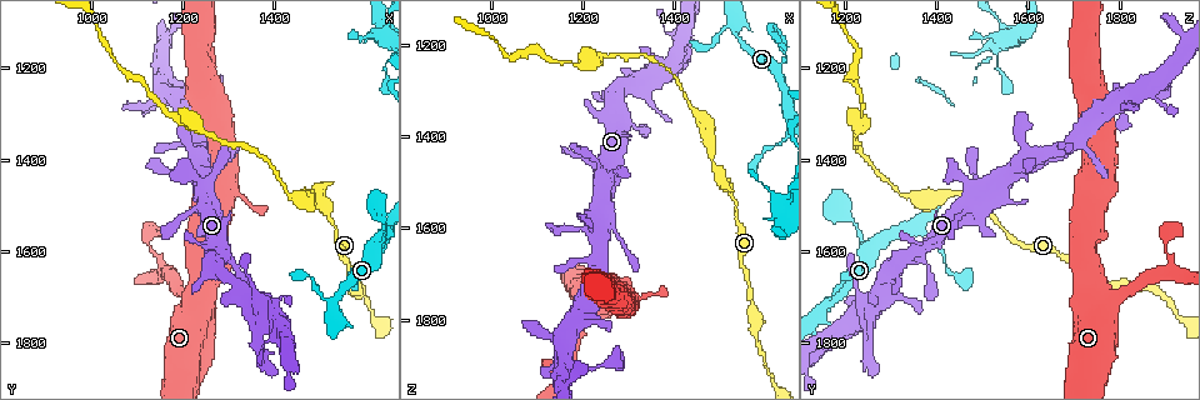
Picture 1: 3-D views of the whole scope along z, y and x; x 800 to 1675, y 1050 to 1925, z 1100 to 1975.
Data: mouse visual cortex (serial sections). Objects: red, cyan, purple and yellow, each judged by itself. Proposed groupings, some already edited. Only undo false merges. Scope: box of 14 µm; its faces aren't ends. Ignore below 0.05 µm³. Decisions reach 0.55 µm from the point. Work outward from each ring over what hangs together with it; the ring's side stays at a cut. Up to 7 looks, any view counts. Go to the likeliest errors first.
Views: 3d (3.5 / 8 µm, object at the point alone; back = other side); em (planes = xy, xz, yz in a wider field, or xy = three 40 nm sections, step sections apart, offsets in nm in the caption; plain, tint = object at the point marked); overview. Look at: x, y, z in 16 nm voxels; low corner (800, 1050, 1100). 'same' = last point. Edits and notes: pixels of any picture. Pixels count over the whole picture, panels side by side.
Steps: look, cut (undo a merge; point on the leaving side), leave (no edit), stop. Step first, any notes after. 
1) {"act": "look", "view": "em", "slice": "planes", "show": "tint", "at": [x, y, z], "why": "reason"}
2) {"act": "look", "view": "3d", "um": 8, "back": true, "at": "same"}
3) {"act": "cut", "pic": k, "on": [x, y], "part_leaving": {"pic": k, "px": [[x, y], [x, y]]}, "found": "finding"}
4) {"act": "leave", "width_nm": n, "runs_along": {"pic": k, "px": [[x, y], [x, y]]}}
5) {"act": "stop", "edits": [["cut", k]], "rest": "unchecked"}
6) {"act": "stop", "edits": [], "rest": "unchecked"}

{"act": "look", "view": "3d", "um": 3.5, "back": true, "at": [1525, 1715, 1165], "why": "three-way junction"}

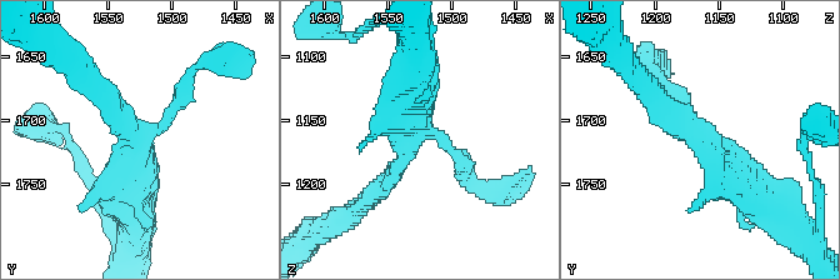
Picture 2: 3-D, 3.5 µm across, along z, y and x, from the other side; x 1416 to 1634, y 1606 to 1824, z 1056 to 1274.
{"act": "look", "view": "em", "slice": "planes", "show": "tint", "at": [1530, 1710, 1164]}

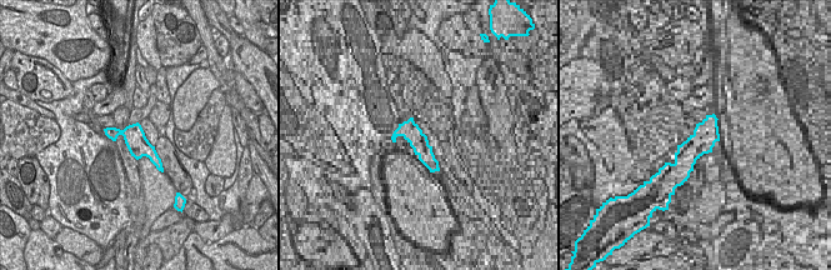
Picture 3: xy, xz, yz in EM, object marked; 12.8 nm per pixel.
{"act": "leave", "found": "one cell here"}

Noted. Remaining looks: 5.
{"act": "look", "view": "3d", "um": 3.5, "at": [1620, 1515, 1180]}

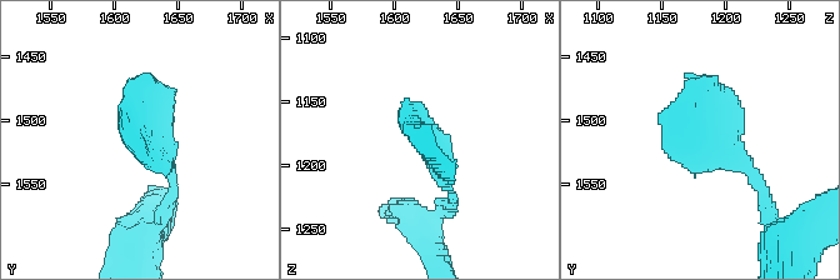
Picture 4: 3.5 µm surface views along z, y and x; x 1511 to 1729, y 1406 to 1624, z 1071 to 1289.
{"act": "look", "view": "em", "slice": "xy", "step": 2, "show": "tint", "at": [1626, 1512, 1182], "why": "need the tissue"}

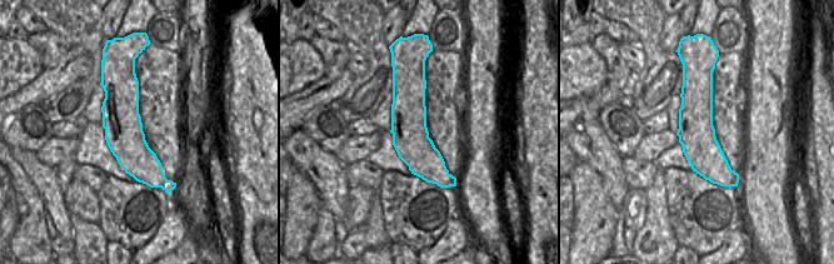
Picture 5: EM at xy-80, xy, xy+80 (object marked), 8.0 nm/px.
{"act": "leave", "width_nm": 300, "runs_along": {"pic": 4, "px": [[759, 184], [704, 134], [685, 76]]}, "found": "one cell here"}

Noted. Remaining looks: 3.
{"act": "look", "view": "3d", "um": 8, "back": true, "at": [1375, 1745, 1255]}

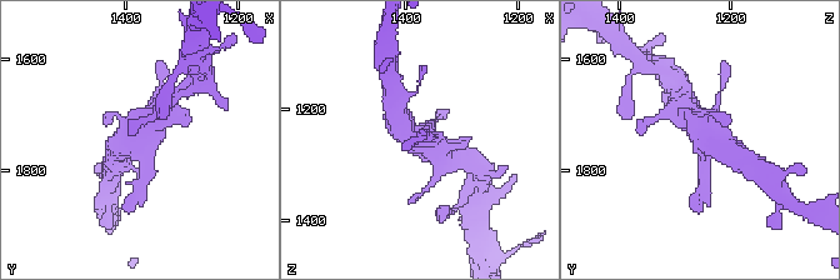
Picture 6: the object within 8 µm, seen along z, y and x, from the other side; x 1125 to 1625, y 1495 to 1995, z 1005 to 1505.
{"act": "look", "view": "3d", "um": 3.5, "at": [1370, 1740, 1255]}

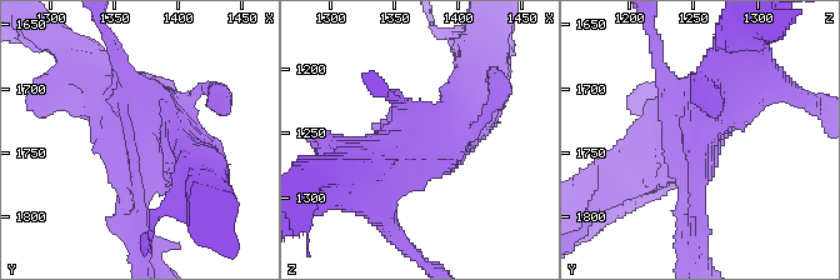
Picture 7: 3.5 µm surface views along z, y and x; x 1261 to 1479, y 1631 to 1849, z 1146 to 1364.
{"act": "look", "view": "em", "slice": "xy", "step": 5, "show": "tint", "at": [1370, 1742, 1258], "why": "shape alone is not enough"}

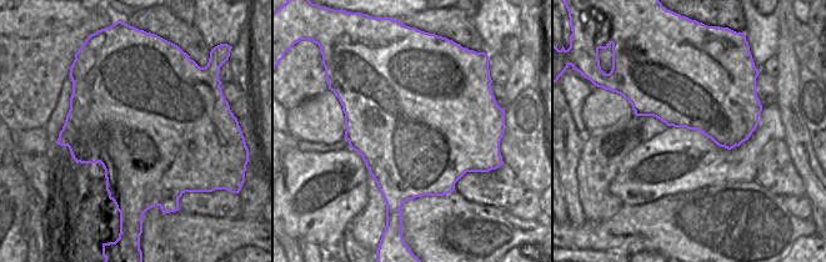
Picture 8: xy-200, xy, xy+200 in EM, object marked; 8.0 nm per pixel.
{"act": "leave", "width_nm": 1200, "runs_along": {"pic": 7, "px": [[91, 69], [199, 164]]}, "found": "one cell here"}

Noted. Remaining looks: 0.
{"act": "stop", "edits": [], "rest": "unchecked"}

